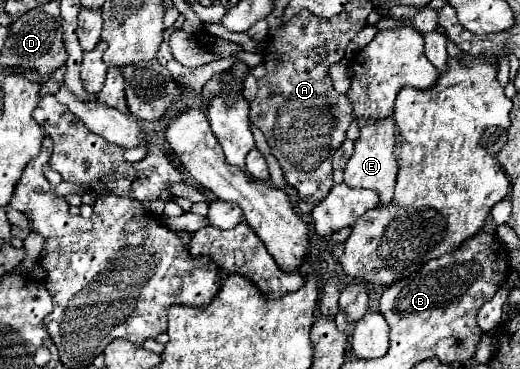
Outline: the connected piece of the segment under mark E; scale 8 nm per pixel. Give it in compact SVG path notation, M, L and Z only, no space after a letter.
M393 117L369 121L367 125L363 125L359 131L359 139L355 141L353 155L351 155L351 159L343 171L345 183L349 187L375 189L381 197L381 205L387 205L393 199L395 177L399 171L399 159L395 155L395 149L397 149L397 127L395 127Z

